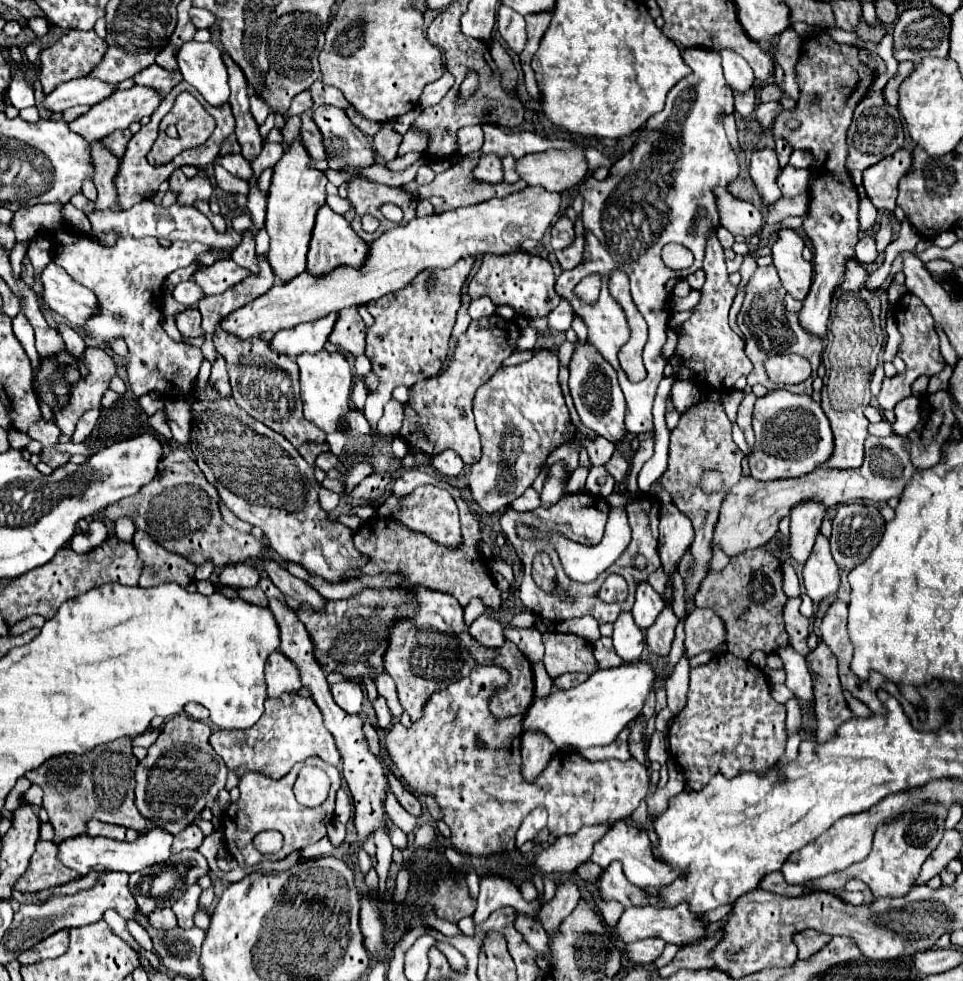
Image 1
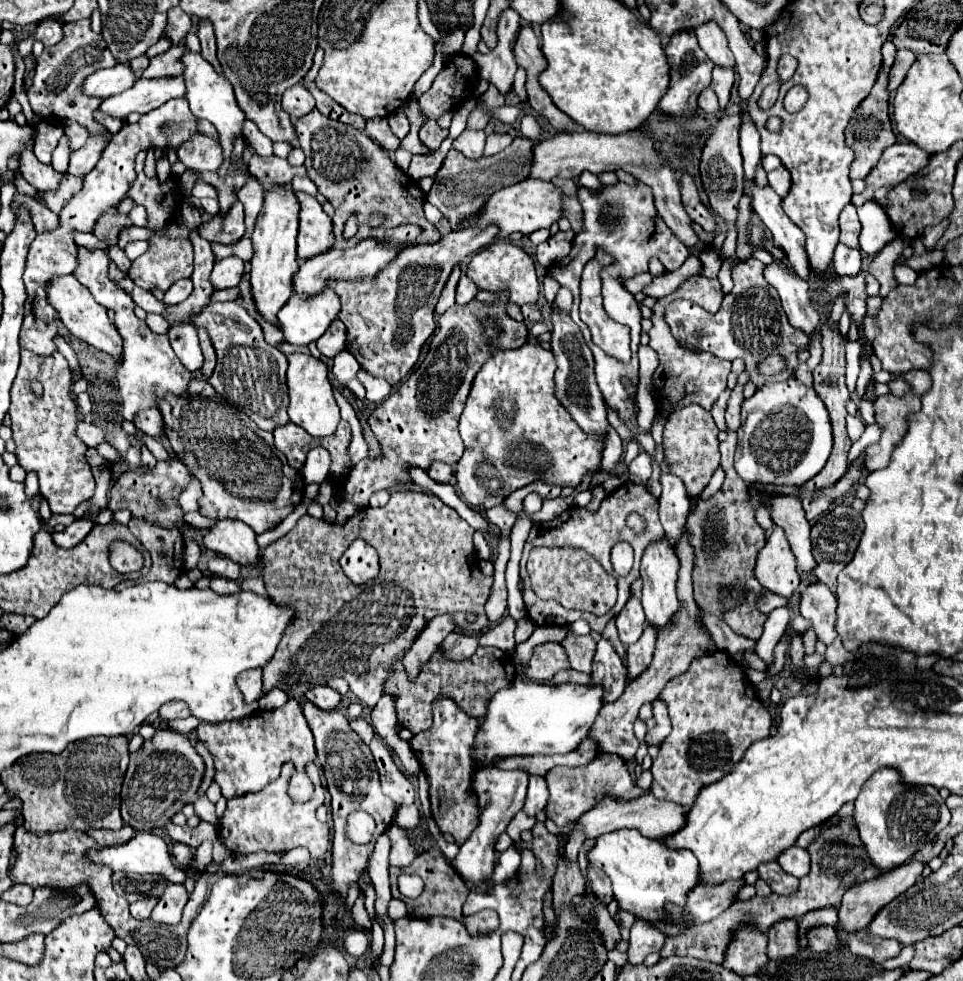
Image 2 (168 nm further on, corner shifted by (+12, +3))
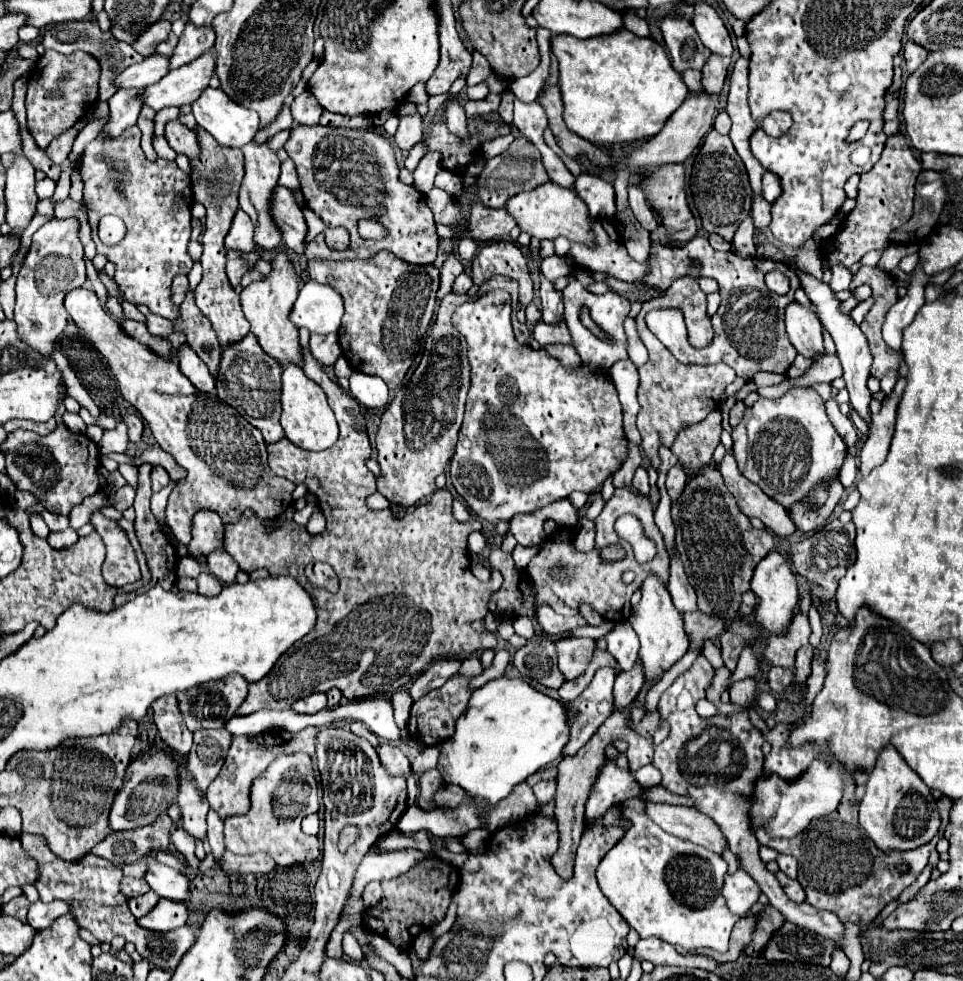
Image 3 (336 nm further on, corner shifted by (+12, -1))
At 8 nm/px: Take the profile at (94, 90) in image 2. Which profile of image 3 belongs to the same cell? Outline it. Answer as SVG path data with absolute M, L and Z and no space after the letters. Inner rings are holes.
M153 53L145 57L141 63L127 67L119 77L117 85L119 87L149 87L157 83L161 77L169 73L169 57Z

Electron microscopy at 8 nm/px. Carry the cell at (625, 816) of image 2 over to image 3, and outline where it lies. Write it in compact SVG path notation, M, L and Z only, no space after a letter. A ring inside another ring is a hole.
M647 803L647 815L663 831L677 835L679 839L687 839L715 853L723 853L727 849L727 839L717 823L693 807Z

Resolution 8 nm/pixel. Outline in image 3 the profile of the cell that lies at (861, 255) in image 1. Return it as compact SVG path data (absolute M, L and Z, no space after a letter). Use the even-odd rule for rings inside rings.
M833 267L831 273L833 273L833 277L831 277L829 287L833 291L845 291L845 289L849 289L849 279L853 275L851 275L851 271L847 267Z

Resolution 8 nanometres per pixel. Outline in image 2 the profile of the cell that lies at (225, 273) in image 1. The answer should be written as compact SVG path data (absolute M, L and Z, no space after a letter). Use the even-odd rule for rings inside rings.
M227 257L221 261L215 261L215 267L211 271L211 285L213 289L229 289L237 287L245 267L239 257Z

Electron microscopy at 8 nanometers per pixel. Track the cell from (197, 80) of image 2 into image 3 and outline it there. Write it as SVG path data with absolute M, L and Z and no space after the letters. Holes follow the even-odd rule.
M207 87L193 103L197 123L215 137L219 145L243 147L259 131L259 115L233 103L221 89Z

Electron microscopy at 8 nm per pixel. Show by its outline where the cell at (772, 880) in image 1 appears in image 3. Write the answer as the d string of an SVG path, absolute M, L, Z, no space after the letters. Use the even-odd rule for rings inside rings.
M781 871L777 873L777 881L781 883L783 891L789 895L789 899L793 899L795 903L803 903L805 901L805 891L803 887L799 885L797 879L789 879L787 875L781 875Z

